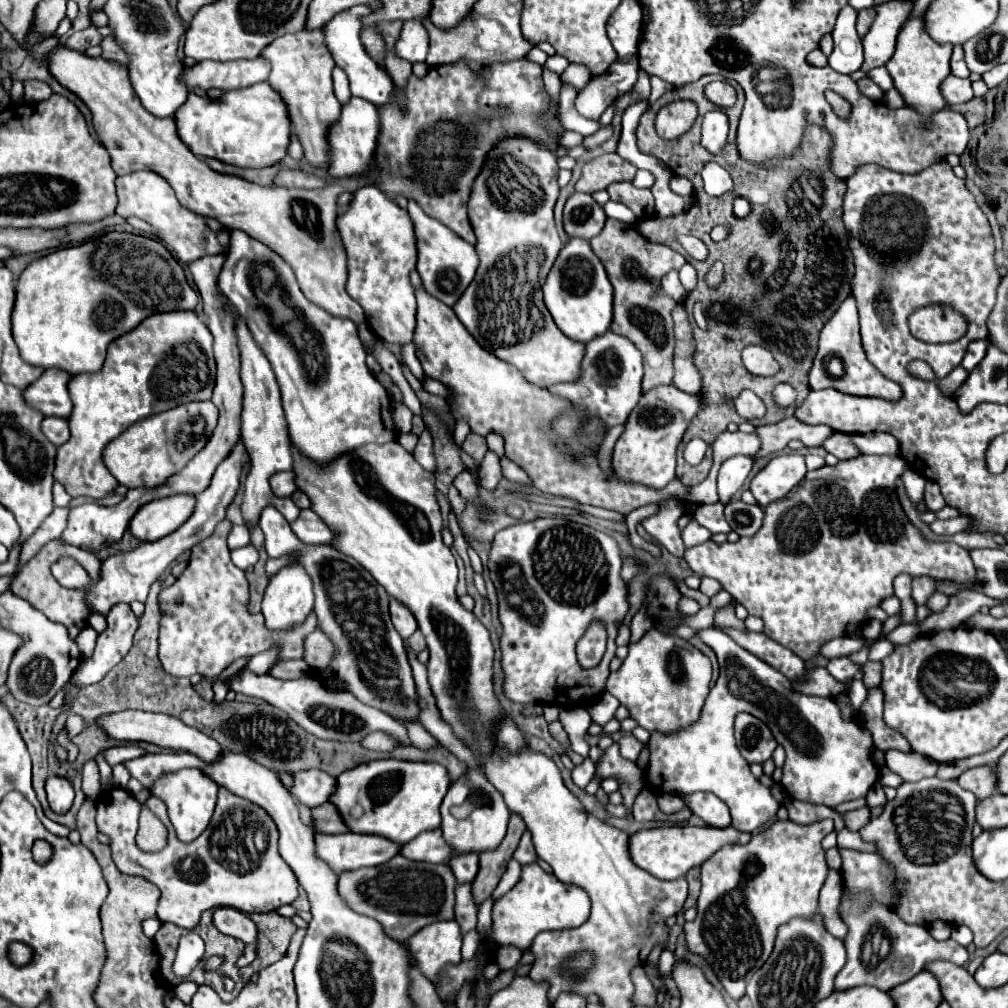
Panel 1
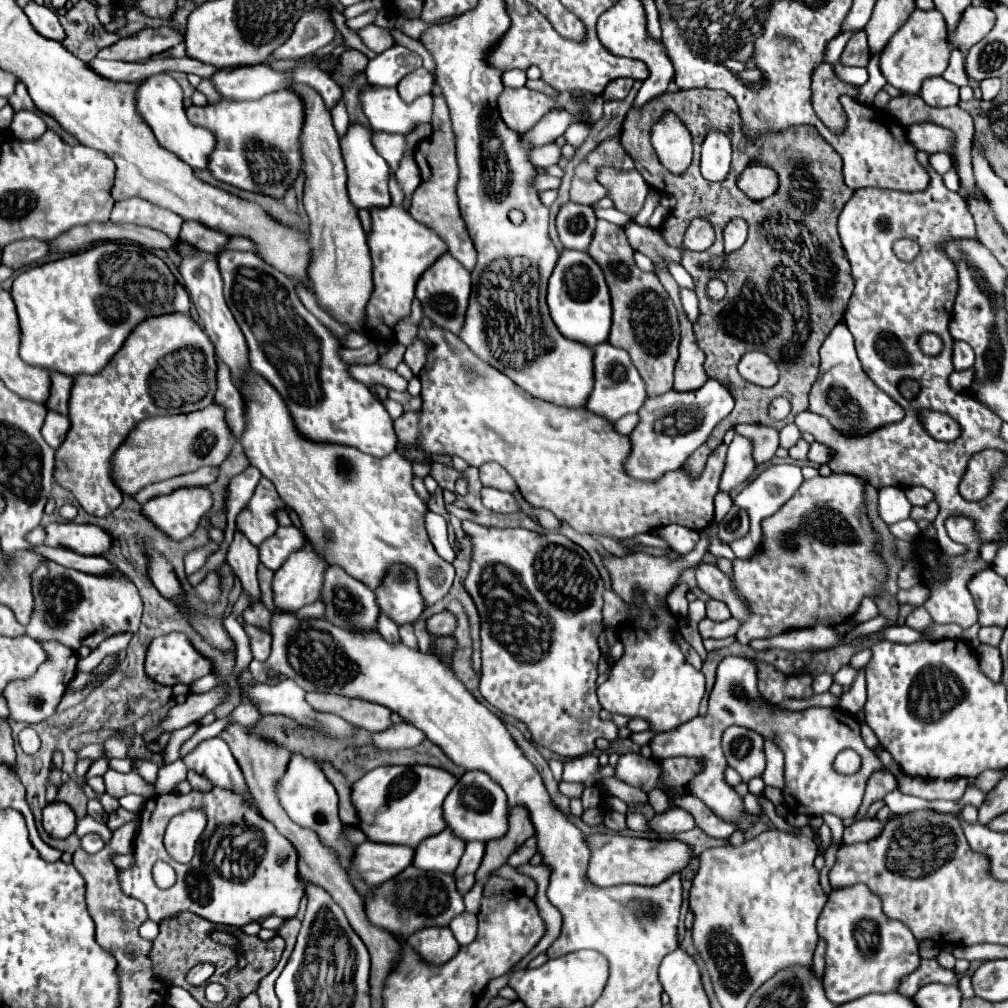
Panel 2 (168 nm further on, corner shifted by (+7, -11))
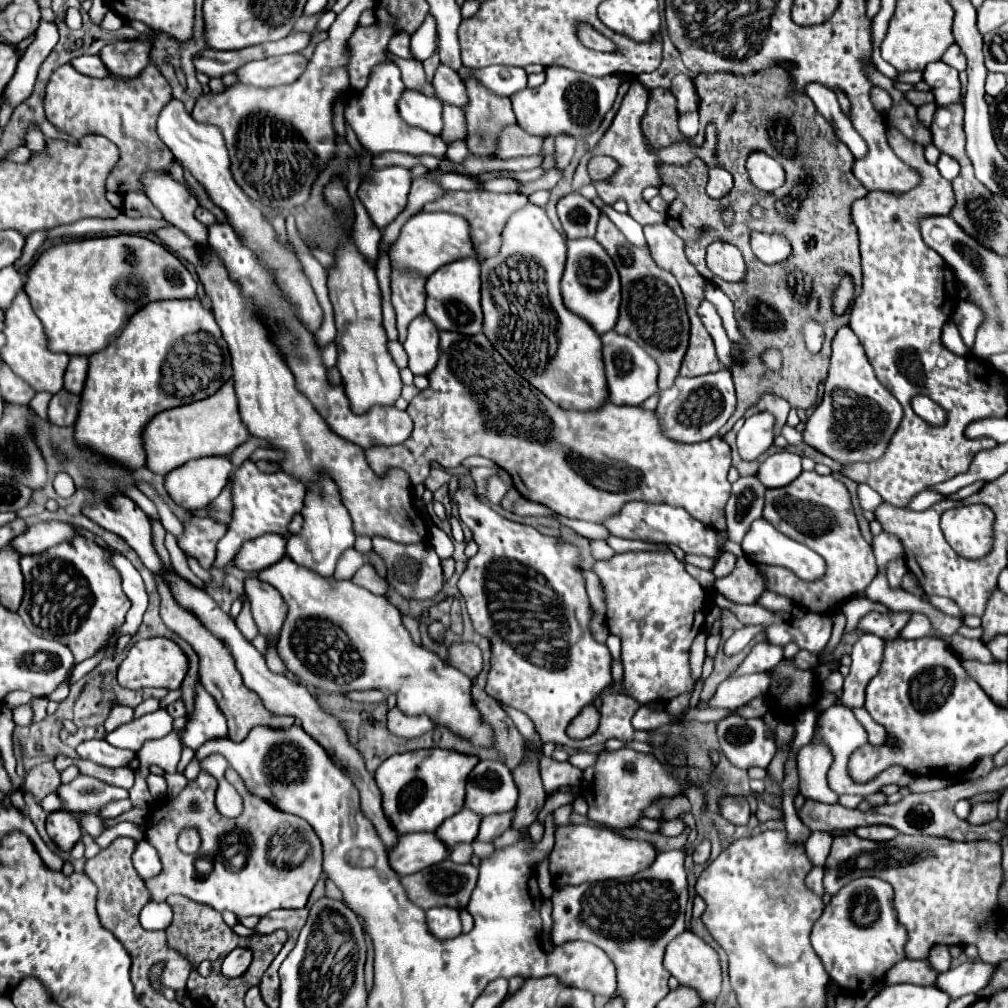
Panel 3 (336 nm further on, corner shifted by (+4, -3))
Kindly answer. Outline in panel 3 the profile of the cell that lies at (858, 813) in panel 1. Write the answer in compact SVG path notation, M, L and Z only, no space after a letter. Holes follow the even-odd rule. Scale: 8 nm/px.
M860 826L854 830L860 838L868 838L868 840L892 840L898 830L890 828L890 826Z

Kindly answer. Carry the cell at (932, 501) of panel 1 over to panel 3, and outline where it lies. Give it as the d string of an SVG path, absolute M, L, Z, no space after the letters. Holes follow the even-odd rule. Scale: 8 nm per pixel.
M974 482L974 484L970 484L970 486L966 486L966 488L962 488L962 490L954 492L954 494L950 494L948 498L950 498L950 500L964 500L964 498L968 498L968 496L976 494L976 492L978 492L982 486L984 486L982 482Z

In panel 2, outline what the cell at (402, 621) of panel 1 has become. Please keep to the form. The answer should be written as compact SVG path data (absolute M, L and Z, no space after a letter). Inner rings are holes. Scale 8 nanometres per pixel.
M407 566L389 568L377 586L375 596L379 608L385 610L385 614L389 614L397 624L413 624L425 608L417 574Z

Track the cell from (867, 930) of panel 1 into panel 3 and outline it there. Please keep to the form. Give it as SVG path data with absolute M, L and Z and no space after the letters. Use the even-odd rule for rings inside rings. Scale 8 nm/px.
M858 878L846 884L840 892L832 896L832 900L826 904L824 914L816 920L812 928L812 946L816 954L820 956L830 980L834 980L844 992L850 994L866 994L868 990L874 990L884 980L884 974L900 960L906 958L904 954L904 942L908 932L904 926L900 926L896 918L896 910L892 906L892 886L880 878Z

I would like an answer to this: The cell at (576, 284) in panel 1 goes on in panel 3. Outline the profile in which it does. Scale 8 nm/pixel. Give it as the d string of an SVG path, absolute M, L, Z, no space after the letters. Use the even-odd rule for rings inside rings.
M594 238L568 240L568 260L560 282L564 306L576 316L584 318L598 334L606 334L608 330L612 330L618 320L618 306L620 306L618 282L620 278L612 258L602 250L602 246L598 246Z

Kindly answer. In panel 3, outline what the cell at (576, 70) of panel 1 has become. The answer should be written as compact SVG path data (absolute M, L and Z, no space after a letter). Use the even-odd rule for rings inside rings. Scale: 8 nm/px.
M508 126L502 134L500 134L500 142L498 142L498 158L508 160L508 158L516 158L516 156L532 156L540 152L540 146L544 144L542 136L532 136L532 134L524 134L520 130L520 126Z

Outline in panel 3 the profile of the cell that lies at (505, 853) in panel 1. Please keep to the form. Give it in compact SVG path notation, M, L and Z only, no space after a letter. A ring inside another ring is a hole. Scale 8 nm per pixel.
M532 752L532 756L526 758L524 766L518 766L514 772L514 782L518 788L518 804L514 808L514 820L512 828L516 830L528 830L530 824L536 822L538 812L542 810L546 802L546 794L542 788L540 772L538 772L538 758Z

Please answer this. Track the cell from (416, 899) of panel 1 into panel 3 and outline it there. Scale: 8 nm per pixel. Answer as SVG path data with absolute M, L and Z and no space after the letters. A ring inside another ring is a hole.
M446 858L444 862L438 862L436 866L428 866L420 872L400 878L402 886L406 888L408 900L412 900L412 904L420 906L422 910L428 910L434 906L448 906L448 908L466 906L476 886L476 880L478 880L478 870L472 864L454 864L450 858Z

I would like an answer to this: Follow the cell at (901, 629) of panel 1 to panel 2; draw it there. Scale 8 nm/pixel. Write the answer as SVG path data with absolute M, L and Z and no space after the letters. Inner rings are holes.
M861 648L861 650L859 650L859 652L849 660L849 666L853 666L853 668L867 666L869 658L871 658L871 650L869 650L869 648Z

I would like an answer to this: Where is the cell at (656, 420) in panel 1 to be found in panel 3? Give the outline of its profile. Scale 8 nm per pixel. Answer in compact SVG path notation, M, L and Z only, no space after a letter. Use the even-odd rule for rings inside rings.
M722 368L714 374L704 374L696 378L678 376L674 386L660 392L658 400L658 422L664 434L676 444L698 444L706 442L718 434L718 430L726 424L736 408L734 384L730 378L730 370Z

